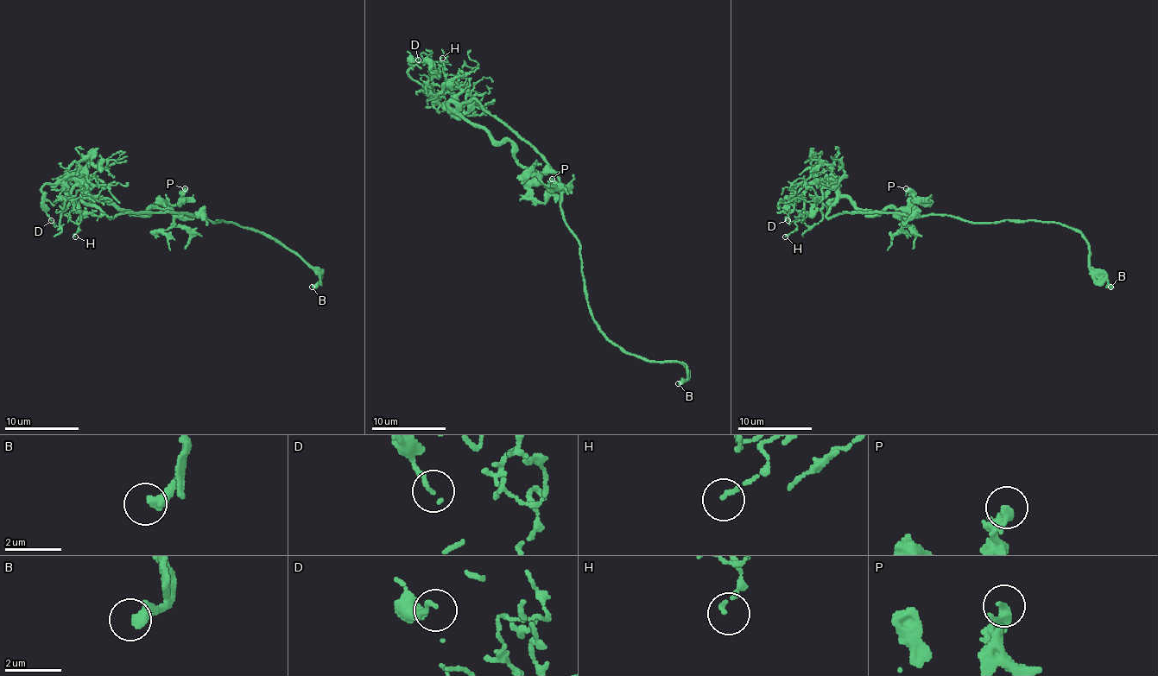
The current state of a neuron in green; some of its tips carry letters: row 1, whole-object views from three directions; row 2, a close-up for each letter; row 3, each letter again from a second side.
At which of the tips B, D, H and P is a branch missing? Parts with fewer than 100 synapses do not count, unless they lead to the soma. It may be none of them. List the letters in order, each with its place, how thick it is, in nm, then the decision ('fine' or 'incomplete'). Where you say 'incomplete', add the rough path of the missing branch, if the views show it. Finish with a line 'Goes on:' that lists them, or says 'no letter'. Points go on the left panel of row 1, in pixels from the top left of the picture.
B: place (312, 287); calibre 400 nm; incomplete
D: place (51, 220); calibre 140 nm; fine
H: place (75, 236); calibre 120 nm; fine
P: place (185, 188); calibre 380 nm; fine
Goes on: B

